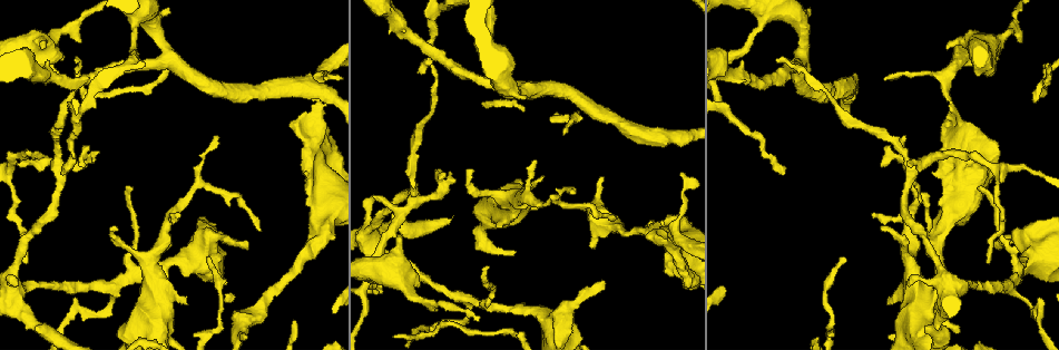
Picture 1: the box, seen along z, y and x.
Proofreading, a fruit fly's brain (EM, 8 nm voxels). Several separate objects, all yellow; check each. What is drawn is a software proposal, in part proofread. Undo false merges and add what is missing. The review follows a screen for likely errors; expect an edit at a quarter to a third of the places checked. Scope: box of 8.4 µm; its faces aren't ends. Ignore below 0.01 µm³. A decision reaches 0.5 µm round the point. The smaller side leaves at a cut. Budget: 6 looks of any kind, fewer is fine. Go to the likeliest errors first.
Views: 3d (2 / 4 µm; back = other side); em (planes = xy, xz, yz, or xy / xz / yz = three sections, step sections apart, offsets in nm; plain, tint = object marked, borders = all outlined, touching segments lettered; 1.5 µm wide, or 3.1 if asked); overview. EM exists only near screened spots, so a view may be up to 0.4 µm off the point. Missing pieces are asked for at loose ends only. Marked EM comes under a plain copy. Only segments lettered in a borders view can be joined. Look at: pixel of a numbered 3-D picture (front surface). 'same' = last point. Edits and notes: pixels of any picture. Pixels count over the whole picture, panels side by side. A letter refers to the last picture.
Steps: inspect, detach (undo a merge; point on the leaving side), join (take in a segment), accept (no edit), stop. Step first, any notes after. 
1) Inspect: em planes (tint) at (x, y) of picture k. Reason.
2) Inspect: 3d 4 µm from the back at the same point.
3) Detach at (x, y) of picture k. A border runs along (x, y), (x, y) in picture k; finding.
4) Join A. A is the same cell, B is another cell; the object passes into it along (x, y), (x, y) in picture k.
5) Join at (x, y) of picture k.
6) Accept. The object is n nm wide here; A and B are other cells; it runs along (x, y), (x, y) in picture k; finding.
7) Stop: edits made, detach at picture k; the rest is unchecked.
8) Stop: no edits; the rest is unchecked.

Inspect: 3d 2 µm at (886, 77) of picture 1. Thin end.

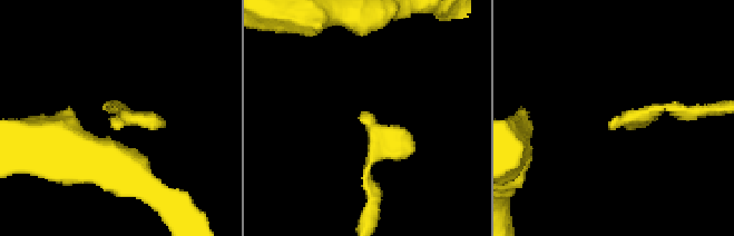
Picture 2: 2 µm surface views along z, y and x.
Inspect: em planes (borders) at (363, 111) of picture 2.

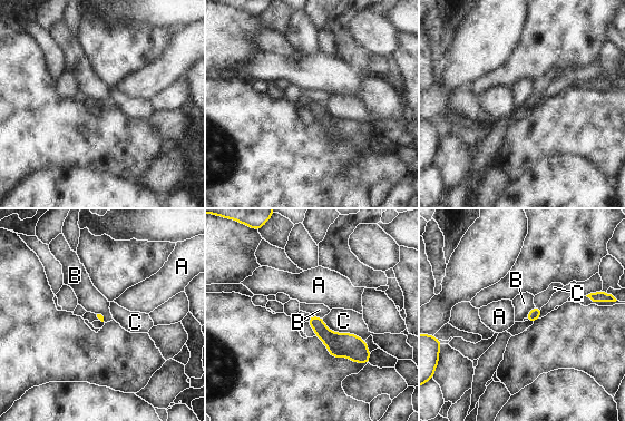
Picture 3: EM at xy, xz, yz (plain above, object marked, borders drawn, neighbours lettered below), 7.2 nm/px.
Accept. The longest contact is with C, 360 nm; A, B and C are other cells; it runs along (312, 319), (334, 342), (363, 358) in picture 3; none of them fits.

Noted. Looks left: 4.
Inspect: em planes (borders) at (783, 175) of picture 1. End of a long branch.

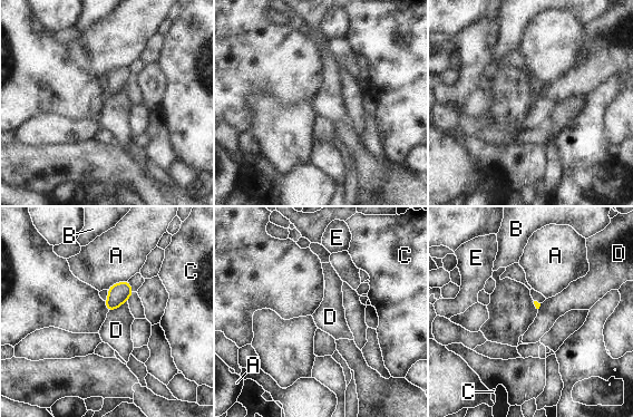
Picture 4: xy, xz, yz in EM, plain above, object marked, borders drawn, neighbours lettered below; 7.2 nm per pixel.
Accept. A, B, C, D and E are other cells; a border runs along (127, 299), (108, 312) in picture 4; none of them fits.

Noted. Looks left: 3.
Inspect: 3d 2 µm at (913, 185) of picture 1. A fork.

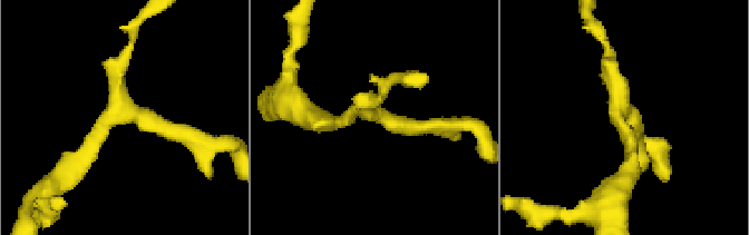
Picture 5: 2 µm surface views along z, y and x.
Inspect: em xz step 4 (tint) at (365, 112) of picture 5.

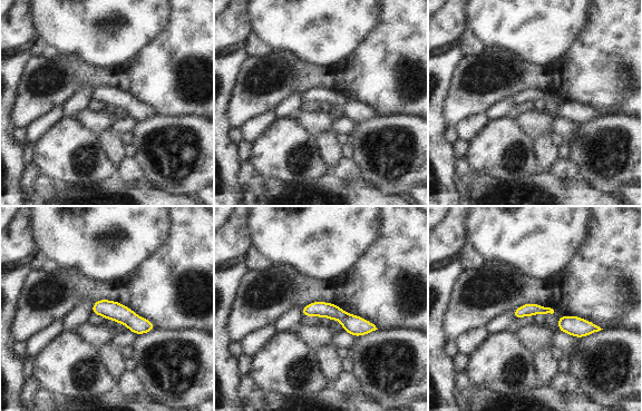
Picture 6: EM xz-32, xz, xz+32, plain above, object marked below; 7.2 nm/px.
Inspect: em planes (borders) at the same point. Cut it another way.

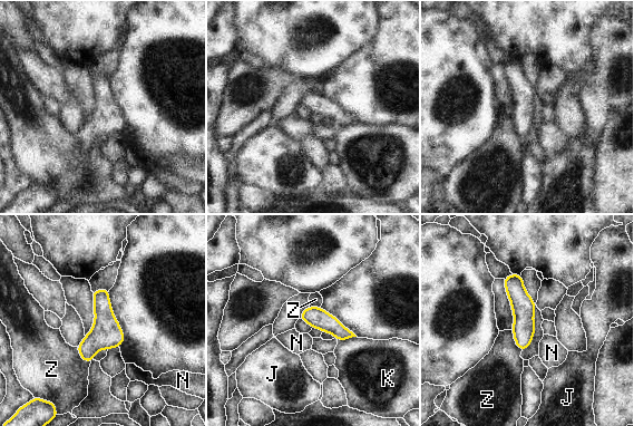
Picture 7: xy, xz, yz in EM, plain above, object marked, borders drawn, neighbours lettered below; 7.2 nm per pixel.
Accept. The object is 150 nm wide here; J, K, N and Z are other cells; it runs along (511, 277), (523, 306), (523, 347) in picture 7; one cell here.

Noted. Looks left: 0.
Stop: no edits; the rest is unchecked.

